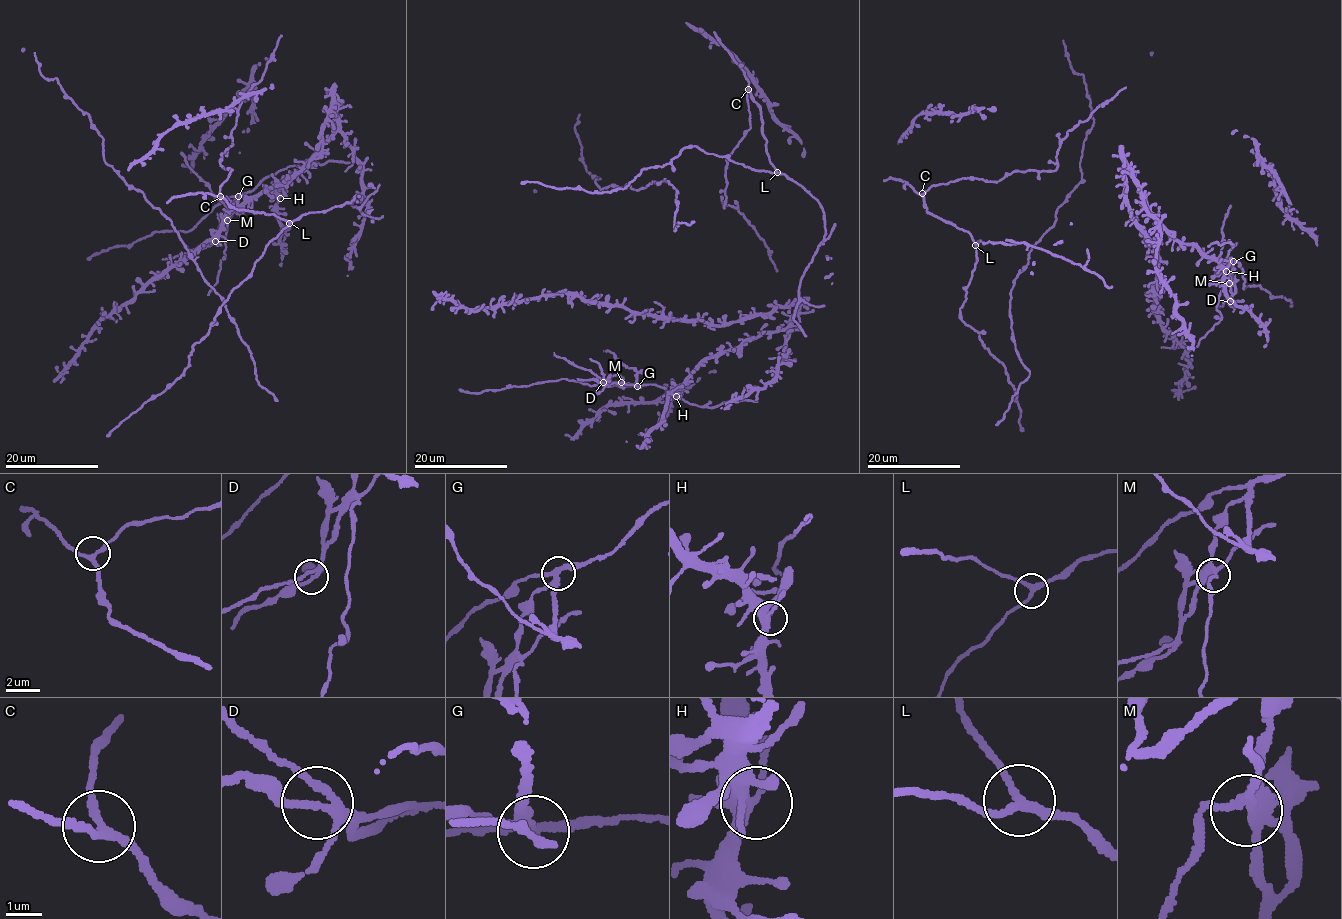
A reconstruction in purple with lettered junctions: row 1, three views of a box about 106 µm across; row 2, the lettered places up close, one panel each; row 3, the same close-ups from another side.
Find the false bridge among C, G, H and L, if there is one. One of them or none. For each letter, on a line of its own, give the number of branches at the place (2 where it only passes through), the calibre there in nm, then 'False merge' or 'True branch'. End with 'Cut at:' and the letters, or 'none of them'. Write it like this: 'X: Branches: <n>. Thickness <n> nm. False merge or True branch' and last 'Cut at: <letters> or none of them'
C: Branches: 3. Thickness 240 nm. True branch
G: Branches: 4. Thickness 240 nm. False merge
H: Branches: 4. Thickness 360 nm. True branch
L: Branches: 3. Thickness 240 nm. True branch
Cut at: G

